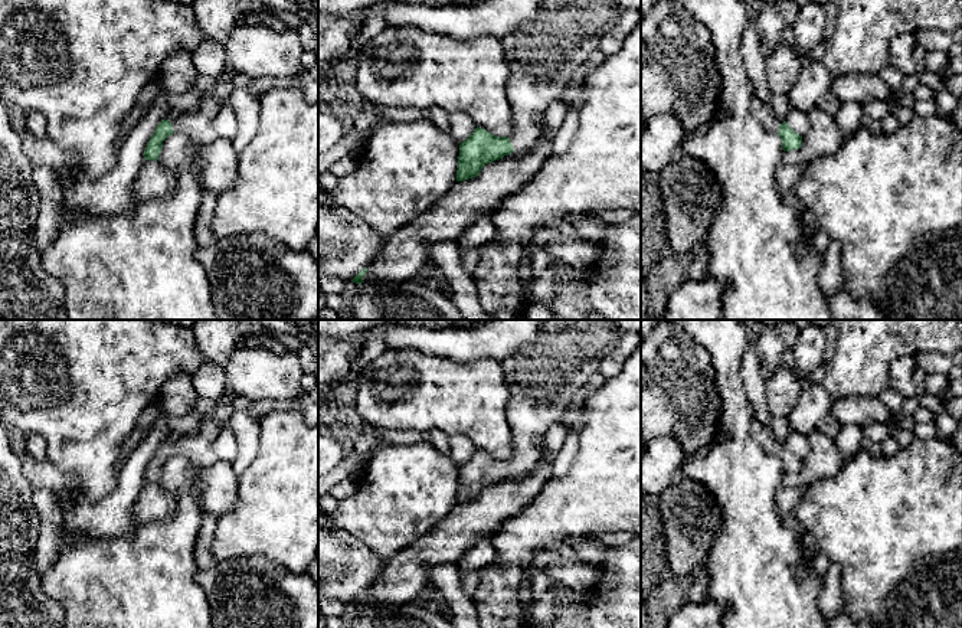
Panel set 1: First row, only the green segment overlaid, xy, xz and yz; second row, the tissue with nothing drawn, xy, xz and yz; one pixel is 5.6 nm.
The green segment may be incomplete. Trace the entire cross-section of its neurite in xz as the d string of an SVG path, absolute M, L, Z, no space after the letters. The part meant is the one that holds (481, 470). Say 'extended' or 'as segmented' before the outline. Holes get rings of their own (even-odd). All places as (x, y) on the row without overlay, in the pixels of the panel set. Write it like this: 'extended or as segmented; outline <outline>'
extended; outline M540 320L539 331L518 350L501 360L501 370L510 390L507 406L507 422L511 429L513 449L508 459L497 459L490 454L477 449L474 455L459 467L457 504L477 500L481 491L514 472L530 471L540 458L537 441L553 425L563 421L572 409L575 395L589 383L599 372L602 362L612 354L619 340L628 333L641 333L641 320Z

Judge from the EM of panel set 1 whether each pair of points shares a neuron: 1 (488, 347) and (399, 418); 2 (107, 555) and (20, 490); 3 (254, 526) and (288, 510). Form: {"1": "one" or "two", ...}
{"1": "two", "2": "two", "3": "one"}

